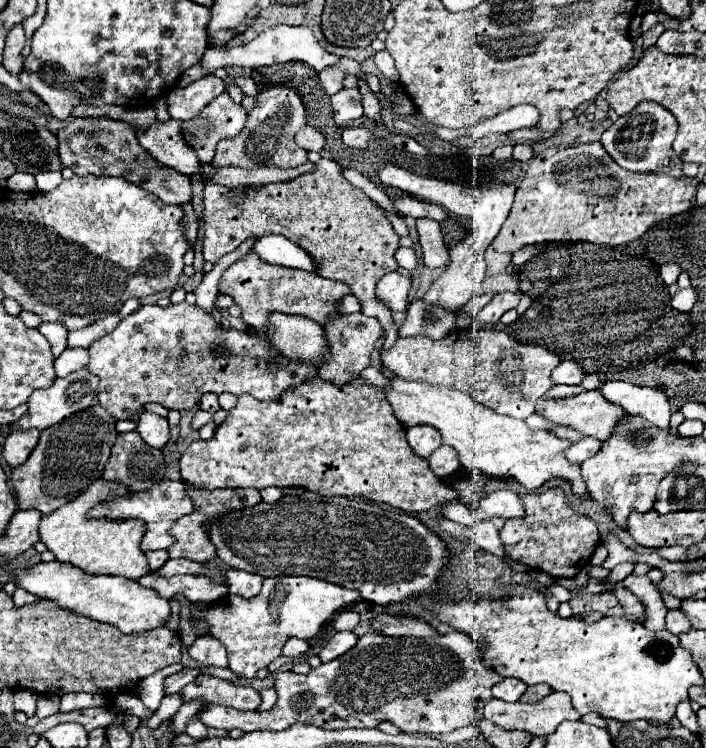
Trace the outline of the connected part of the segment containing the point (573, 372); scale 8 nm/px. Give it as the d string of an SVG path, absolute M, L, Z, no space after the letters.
M564 360L554 372L552 378L556 384L580 384L584 378L582 368L574 360Z

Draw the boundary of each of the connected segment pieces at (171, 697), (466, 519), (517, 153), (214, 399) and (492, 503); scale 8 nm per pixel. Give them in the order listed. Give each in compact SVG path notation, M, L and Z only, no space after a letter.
M166 694L158 706L158 710L154 712L154 716L148 720L148 728L151 731L156 730L160 726L160 722L172 718L176 714L176 710L182 706L182 700L178 694Z
M459 500L442 504L442 509L445 517L465 526L479 522L478 514L472 512Z
M516 144L514 146L514 158L520 160L520 162L528 162L532 160L534 152L532 152L532 146L530 144Z
M204 394L204 398L200 400L198 408L200 408L200 410L206 410L206 412L210 412L210 414L218 412L218 410L220 410L220 404L218 404L218 396L216 396L216 394Z
M498 490L498 492L492 492L490 496L482 498L478 502L478 510L482 516L488 516L488 518L494 518L494 516L500 516L500 518L524 518L526 512L524 512L524 506L522 506L522 500L516 492L510 492L510 490Z

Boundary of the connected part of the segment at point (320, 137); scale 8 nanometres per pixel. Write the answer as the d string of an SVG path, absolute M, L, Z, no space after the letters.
M304 126L302 130L298 130L296 134L296 144L300 148L304 148L306 152L320 152L326 144L326 138L324 134L320 134L316 128L312 126Z

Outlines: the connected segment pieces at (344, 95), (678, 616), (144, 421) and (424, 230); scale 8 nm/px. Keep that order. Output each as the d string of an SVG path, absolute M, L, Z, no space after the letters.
M342 88L338 94L330 96L336 124L346 124L362 116L362 96L358 88Z
M668 610L668 614L666 614L666 628L672 634L680 634L680 632L690 628L690 622L684 618L684 614L680 610Z
M140 412L136 430L144 438L144 442L148 442L154 448L164 448L170 442L168 420L162 416L156 416L152 412Z
M416 220L418 234L420 234L420 246L424 252L424 264L428 268L442 268L450 262L448 246L444 244L444 236L438 222L432 220Z

